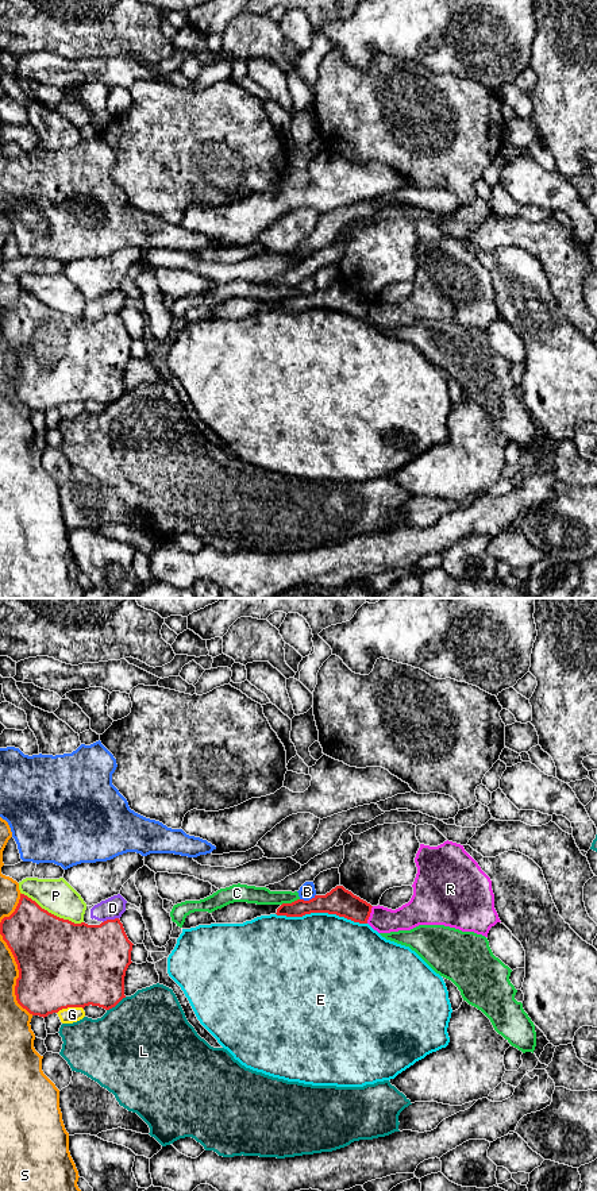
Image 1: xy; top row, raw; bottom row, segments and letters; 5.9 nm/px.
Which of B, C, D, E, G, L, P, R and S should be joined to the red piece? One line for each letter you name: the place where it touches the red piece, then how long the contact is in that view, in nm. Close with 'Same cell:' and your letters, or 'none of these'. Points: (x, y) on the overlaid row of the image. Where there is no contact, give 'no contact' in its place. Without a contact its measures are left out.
Same cell: none of these

